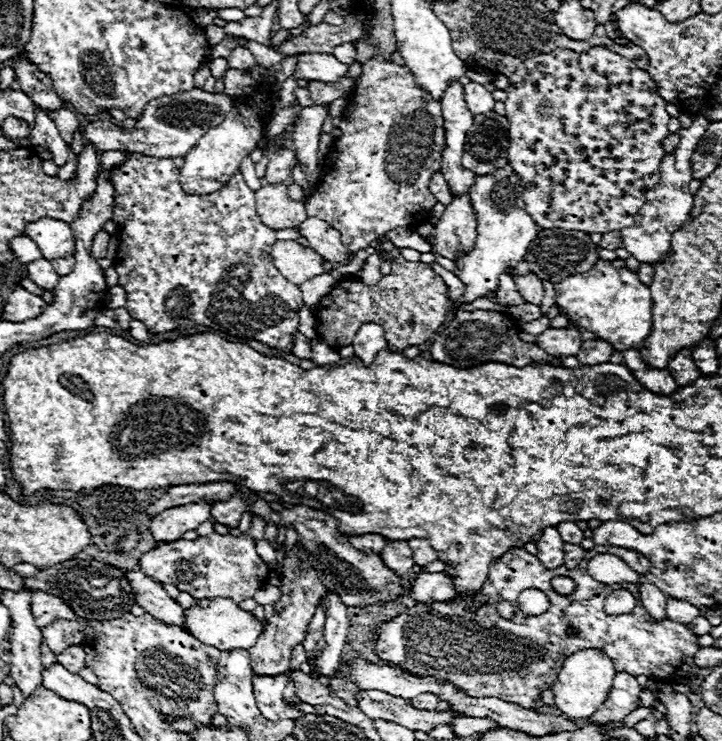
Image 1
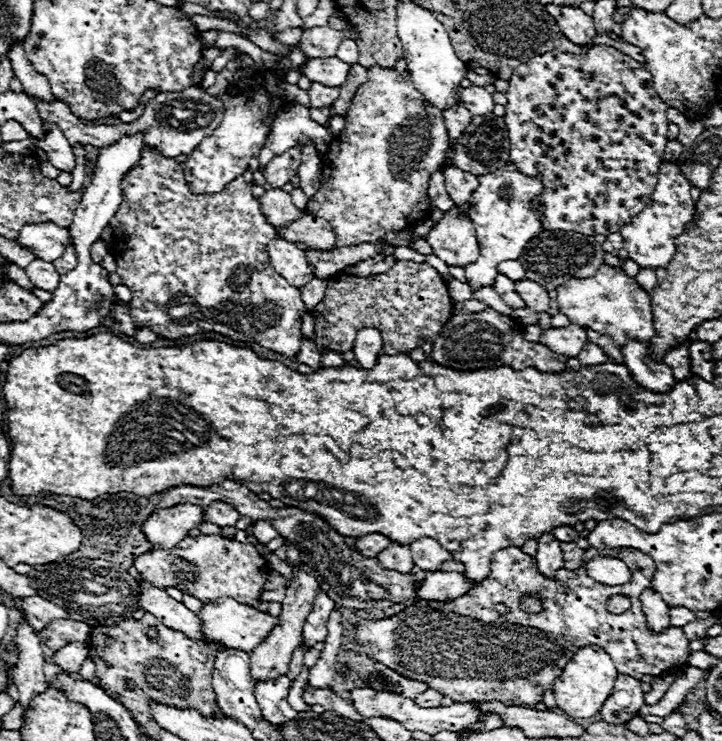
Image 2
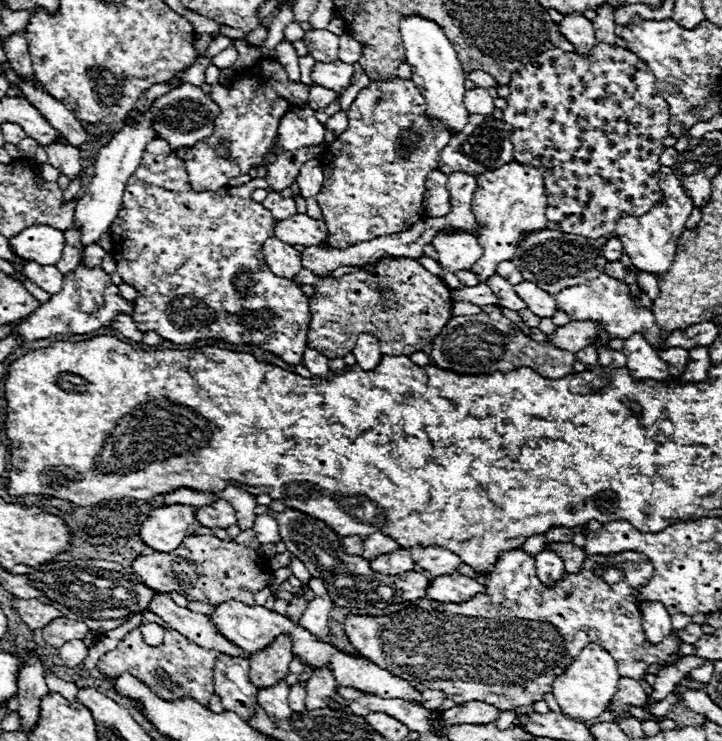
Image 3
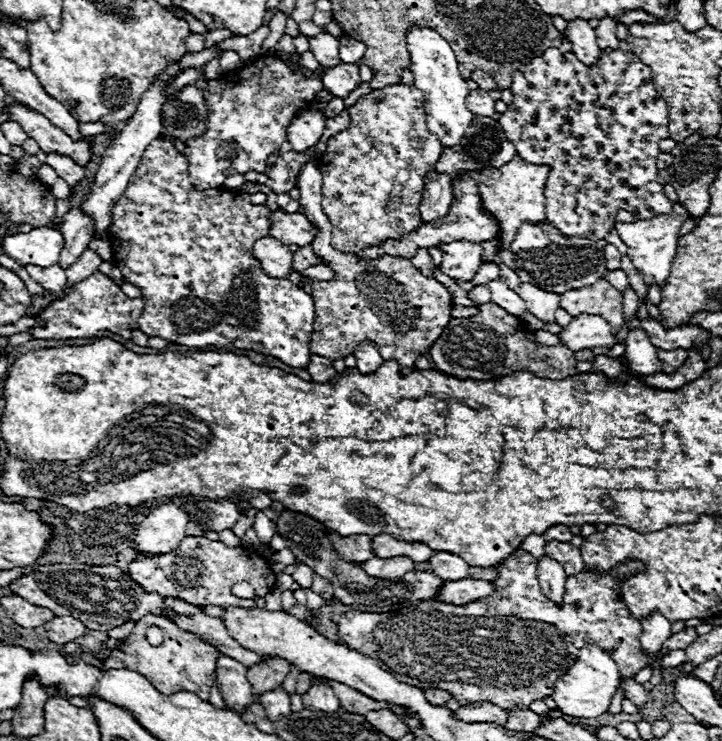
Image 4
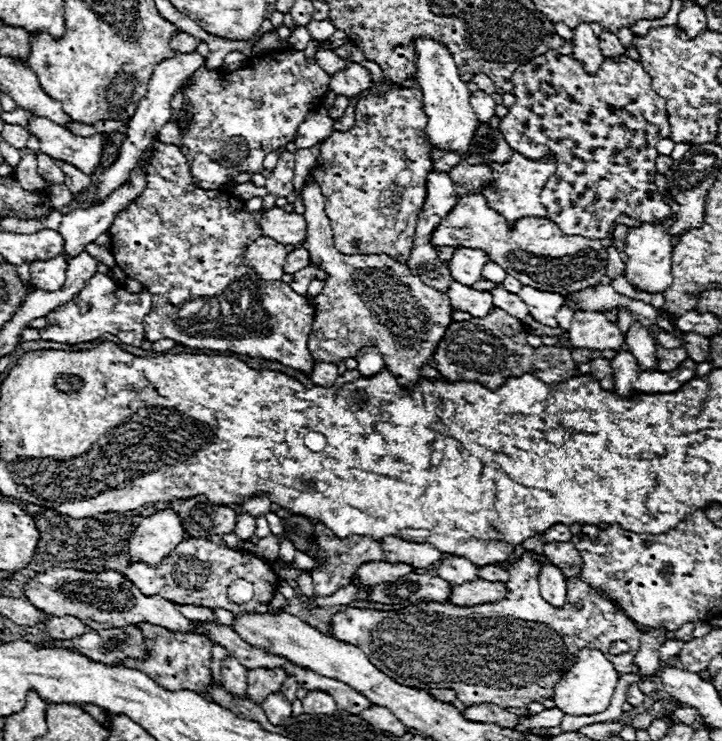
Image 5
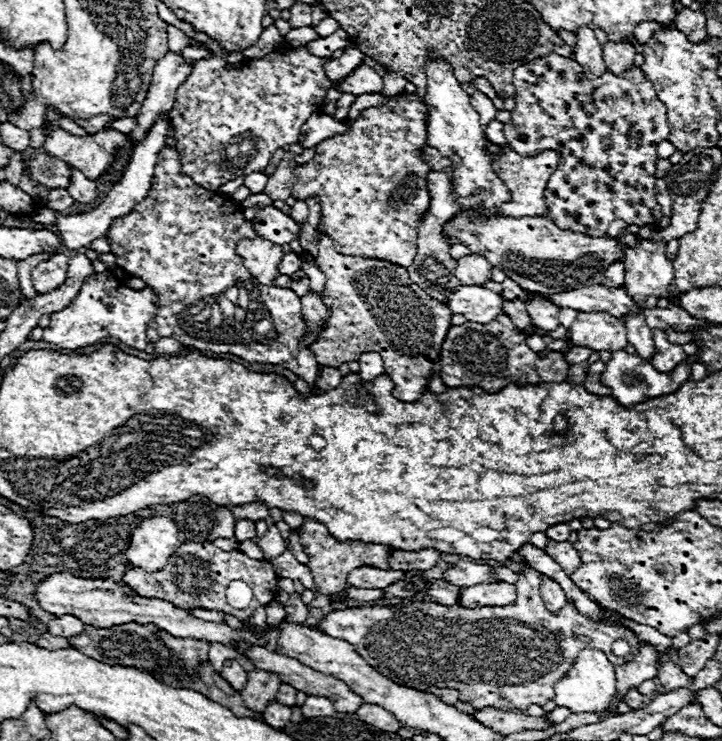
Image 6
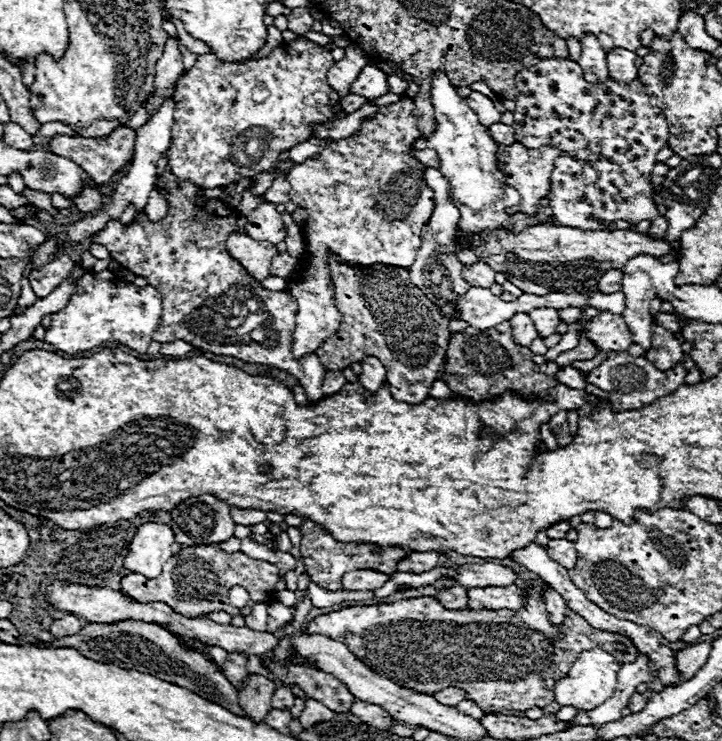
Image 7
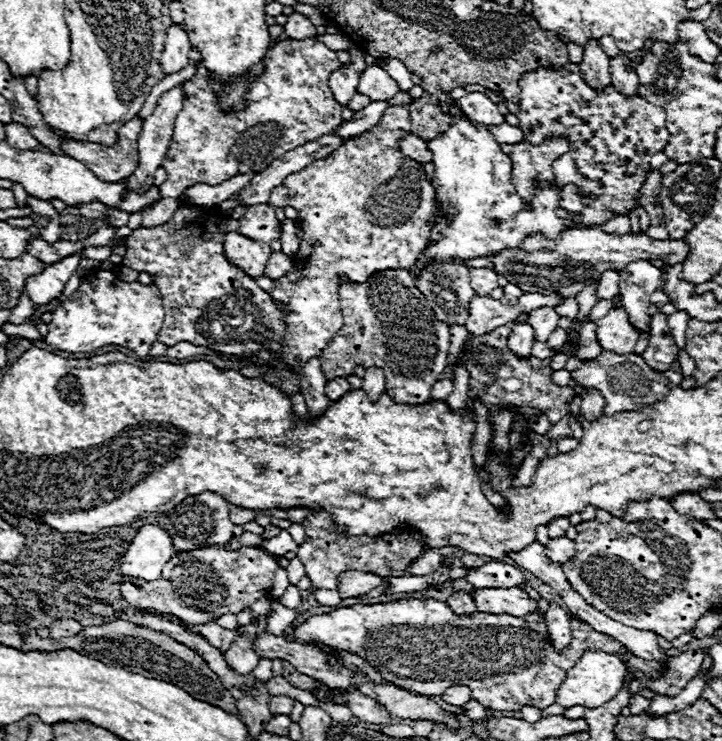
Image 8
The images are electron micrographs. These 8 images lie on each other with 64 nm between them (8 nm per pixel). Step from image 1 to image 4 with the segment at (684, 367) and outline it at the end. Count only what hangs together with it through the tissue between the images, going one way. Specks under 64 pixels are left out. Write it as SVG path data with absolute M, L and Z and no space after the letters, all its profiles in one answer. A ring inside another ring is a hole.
M658 348L658 358L662 358L662 370L666 374L674 372L676 368L680 368L684 364L686 356L688 356L688 352L684 348L676 348L676 350L662 350L662 348Z

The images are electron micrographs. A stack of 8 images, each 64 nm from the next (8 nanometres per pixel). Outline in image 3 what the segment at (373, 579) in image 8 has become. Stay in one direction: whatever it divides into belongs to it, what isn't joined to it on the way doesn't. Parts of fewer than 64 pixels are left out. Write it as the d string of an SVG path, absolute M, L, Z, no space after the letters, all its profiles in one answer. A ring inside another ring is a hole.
M402 548L394 554L382 554L382 556L376 556L370 560L370 568L378 574L404 574L408 570L414 568L414 560L410 556L410 550Z

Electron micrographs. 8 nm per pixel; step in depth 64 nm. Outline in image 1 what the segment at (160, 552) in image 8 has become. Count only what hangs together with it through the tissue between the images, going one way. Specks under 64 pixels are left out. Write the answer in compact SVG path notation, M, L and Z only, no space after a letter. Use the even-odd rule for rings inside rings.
M206 502L184 504L184 506L168 508L162 514L154 516L148 524L148 530L154 540L170 544L180 540L184 532L196 530L208 518L210 518L210 504Z

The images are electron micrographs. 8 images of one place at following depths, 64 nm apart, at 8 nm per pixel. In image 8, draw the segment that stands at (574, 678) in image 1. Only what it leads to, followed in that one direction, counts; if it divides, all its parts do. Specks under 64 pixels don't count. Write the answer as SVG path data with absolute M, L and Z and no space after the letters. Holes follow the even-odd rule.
M588 650L574 664L574 668L566 674L566 680L560 684L556 704L564 706L564 708L572 708L572 706L598 708L598 706L602 706L604 702L608 702L610 698L614 698L622 690L622 686L626 682L626 674L628 674L628 668L618 656L602 652L602 650Z

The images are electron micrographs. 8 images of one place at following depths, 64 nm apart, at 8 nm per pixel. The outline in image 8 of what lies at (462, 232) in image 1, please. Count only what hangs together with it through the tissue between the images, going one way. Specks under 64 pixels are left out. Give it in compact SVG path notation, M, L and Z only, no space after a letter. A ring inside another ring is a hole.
M472 268L470 284L476 294L492 294L492 290L498 286L498 274L490 268Z

